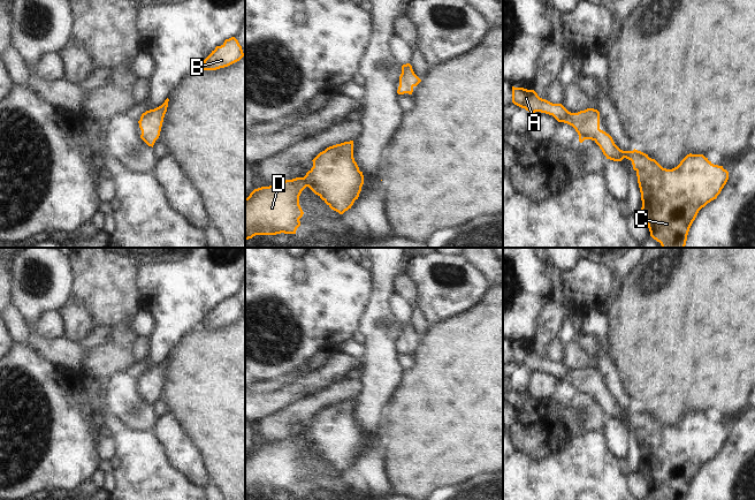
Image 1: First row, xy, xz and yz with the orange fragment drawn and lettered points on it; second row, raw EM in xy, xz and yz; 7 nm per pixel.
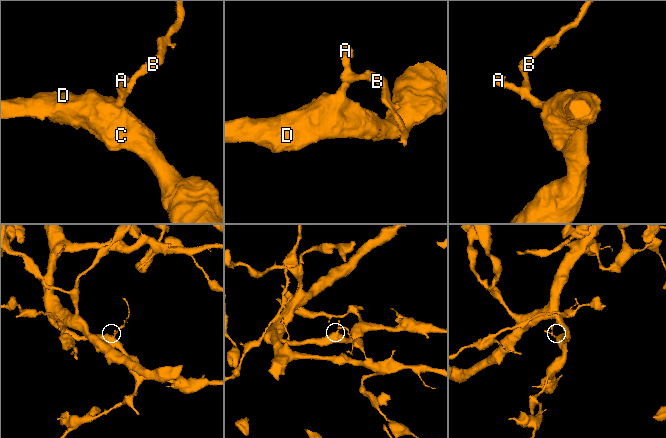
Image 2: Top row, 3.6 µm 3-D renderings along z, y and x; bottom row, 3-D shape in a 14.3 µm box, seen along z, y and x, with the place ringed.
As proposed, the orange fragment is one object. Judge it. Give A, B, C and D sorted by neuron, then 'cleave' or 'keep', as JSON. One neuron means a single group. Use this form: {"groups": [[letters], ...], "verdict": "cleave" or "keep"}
{"groups": [["A", "B", "C", "D"]], "verdict": "keep"}

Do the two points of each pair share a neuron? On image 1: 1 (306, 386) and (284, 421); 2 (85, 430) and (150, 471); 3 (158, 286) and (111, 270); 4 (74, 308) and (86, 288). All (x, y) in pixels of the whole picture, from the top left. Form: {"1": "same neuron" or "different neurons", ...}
{"1": "different neurons", "2": "different neurons", "3": "different neurons", "4": "different neurons"}

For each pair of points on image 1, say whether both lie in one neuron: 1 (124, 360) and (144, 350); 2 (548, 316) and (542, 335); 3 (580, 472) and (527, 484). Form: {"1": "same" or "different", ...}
{"1": "different", "2": "same", "3": "same"}

